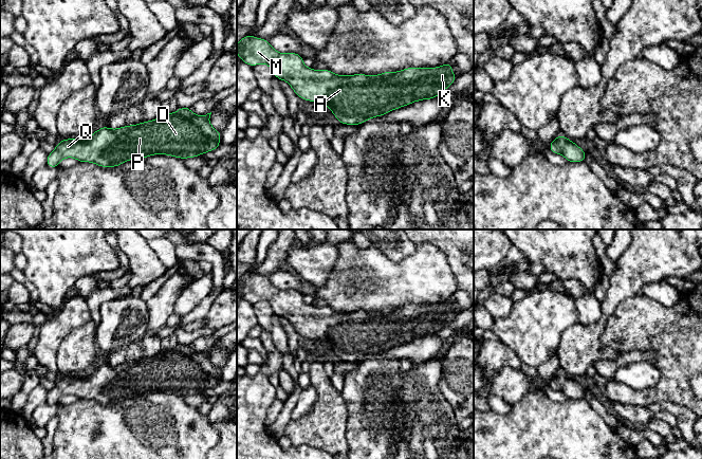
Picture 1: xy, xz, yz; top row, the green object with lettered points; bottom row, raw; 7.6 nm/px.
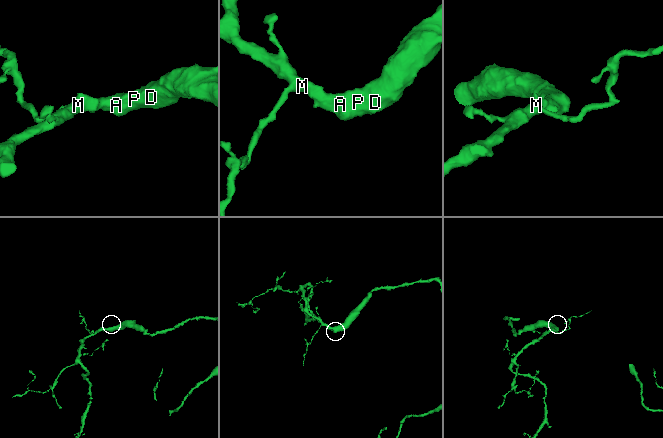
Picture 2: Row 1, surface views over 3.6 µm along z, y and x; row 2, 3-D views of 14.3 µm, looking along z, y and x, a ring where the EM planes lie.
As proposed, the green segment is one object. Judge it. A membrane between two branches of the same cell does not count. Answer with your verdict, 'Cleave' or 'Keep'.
Keep

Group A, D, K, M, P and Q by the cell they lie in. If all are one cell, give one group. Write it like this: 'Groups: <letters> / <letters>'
Groups: A D K M P Q

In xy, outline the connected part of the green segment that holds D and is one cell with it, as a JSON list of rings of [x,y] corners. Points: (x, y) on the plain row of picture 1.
[[[181,344],[173,350],[162,350],[153,357],[142,359],[116,366],[103,363],[87,377],[79,374],[63,375],[53,389],[47,392],[47,403],[57,405],[61,397],[74,394],[81,399],[94,400],[99,404],[118,404],[130,397],[143,397],[146,393],[166,391],[182,397],[196,394],[220,384],[222,370],[209,359],[210,350],[196,352],[190,345]]]

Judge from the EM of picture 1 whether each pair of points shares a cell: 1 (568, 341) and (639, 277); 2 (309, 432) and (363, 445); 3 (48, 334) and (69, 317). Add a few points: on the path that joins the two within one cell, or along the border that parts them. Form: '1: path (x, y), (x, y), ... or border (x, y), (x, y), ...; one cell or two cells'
1: path (588, 335), (603, 320), (608, 306), (619, 294); one cell
2: border (347, 416), (346, 441), (349, 447); two cells
3: path (53, 331), (63, 322); one cell

